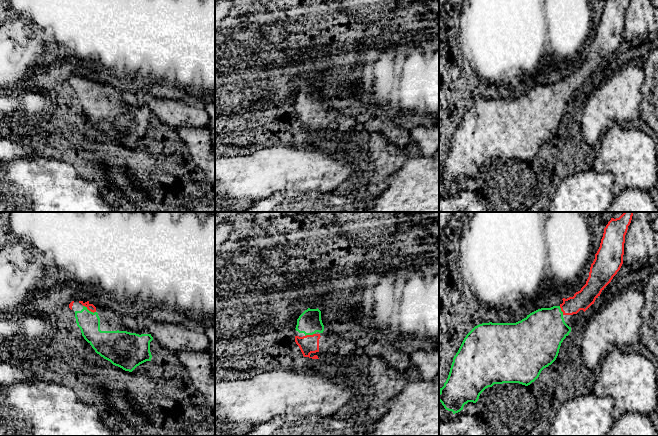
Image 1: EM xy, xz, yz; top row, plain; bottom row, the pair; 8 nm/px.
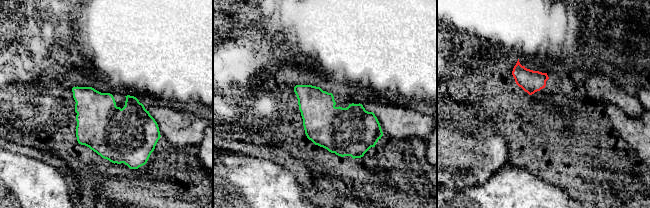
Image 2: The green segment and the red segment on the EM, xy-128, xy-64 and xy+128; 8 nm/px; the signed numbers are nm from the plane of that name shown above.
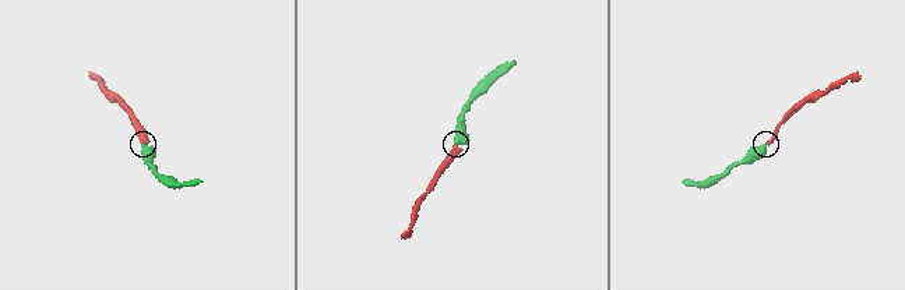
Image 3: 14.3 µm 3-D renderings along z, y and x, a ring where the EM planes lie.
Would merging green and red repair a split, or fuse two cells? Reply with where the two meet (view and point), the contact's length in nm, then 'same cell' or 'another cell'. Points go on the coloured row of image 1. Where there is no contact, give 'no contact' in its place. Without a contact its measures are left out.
xy (88, 310) | 120 nm | same cell

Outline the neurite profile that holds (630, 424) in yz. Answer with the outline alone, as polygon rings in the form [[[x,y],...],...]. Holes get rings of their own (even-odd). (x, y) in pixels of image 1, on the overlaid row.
[[[630,412],[614,421],[607,436],[658,436],[650,416]]]

